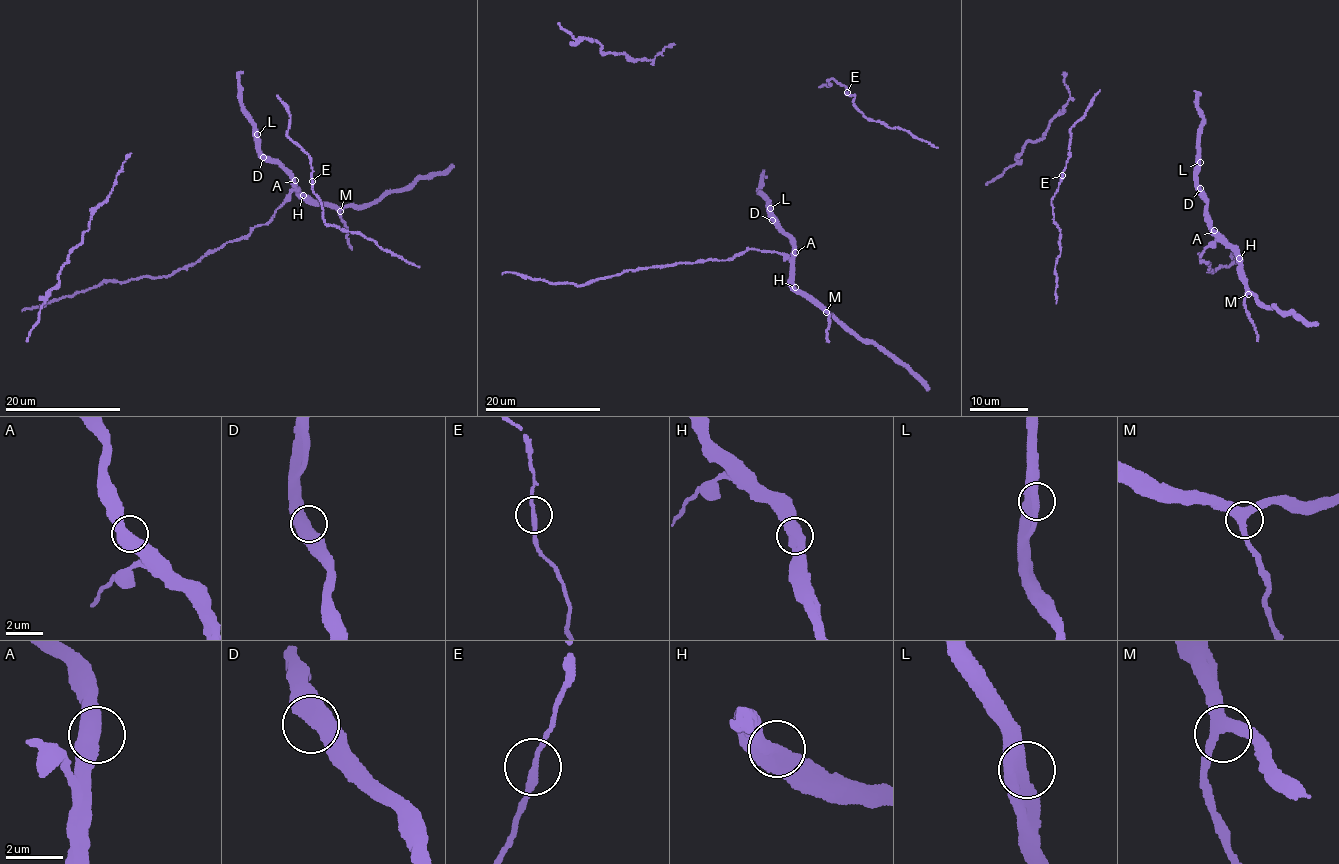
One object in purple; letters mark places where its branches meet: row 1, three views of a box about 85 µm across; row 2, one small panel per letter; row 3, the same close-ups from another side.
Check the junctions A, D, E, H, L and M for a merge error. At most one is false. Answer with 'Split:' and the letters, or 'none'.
Split: none

